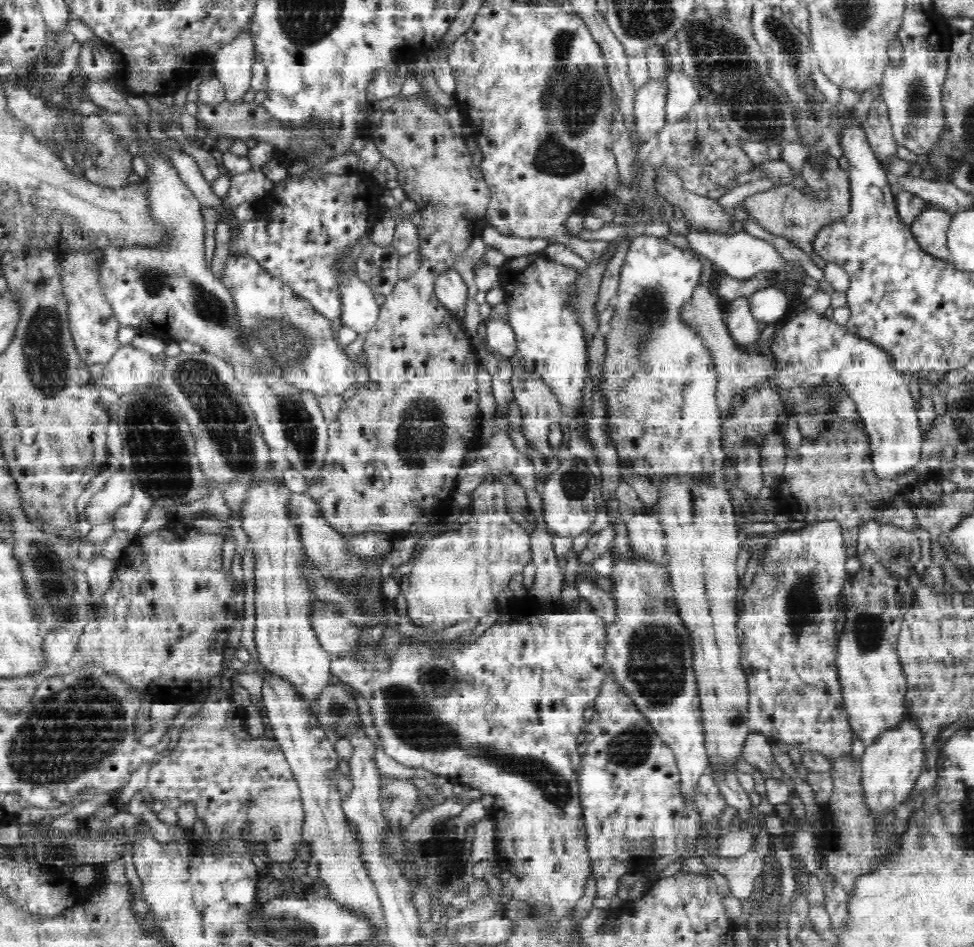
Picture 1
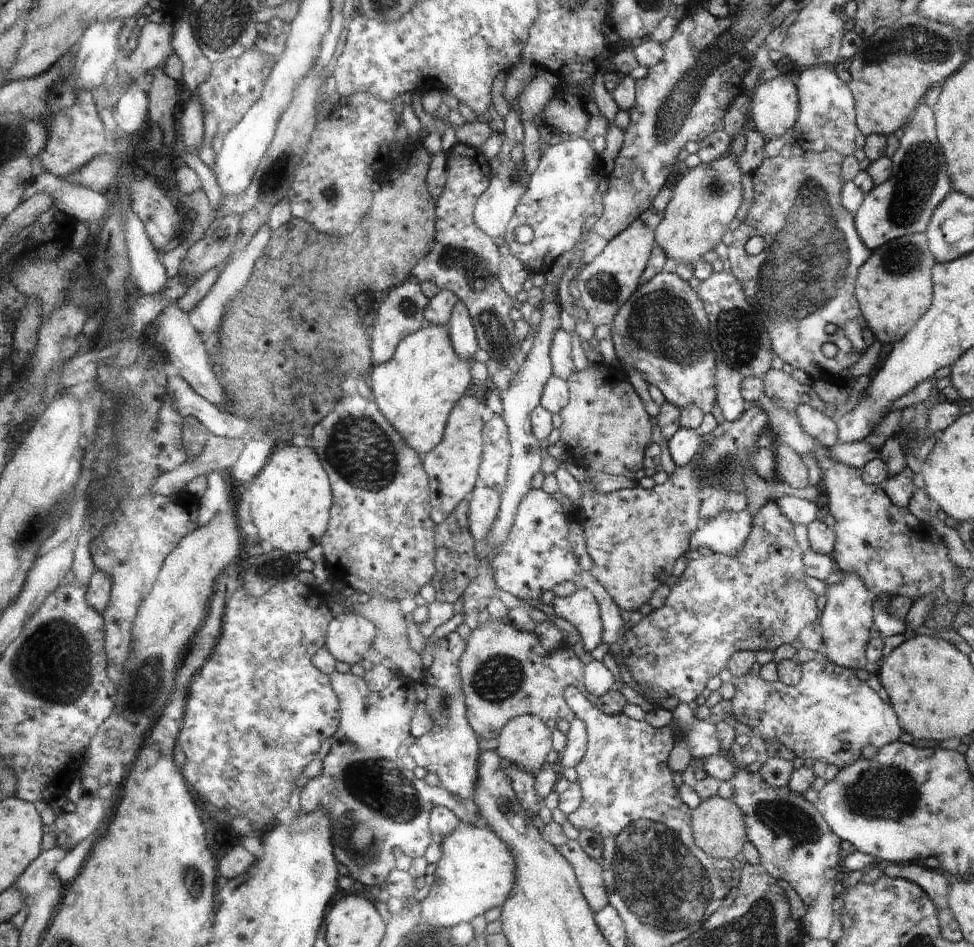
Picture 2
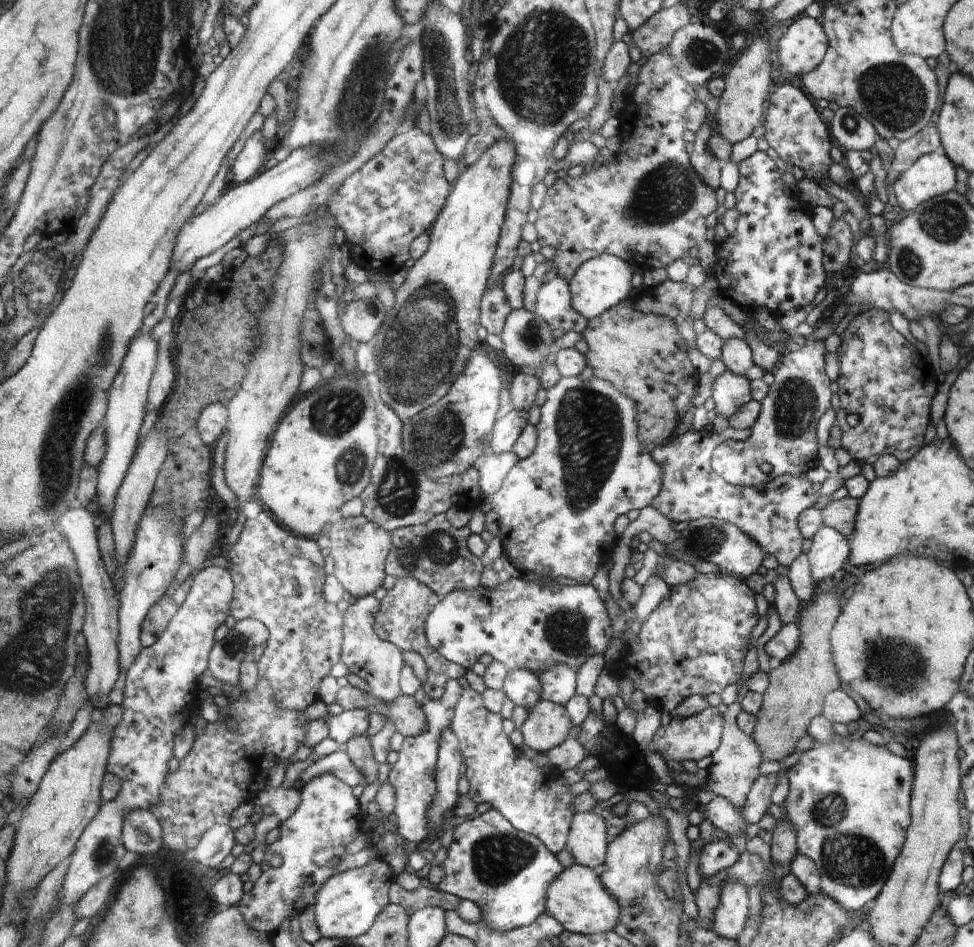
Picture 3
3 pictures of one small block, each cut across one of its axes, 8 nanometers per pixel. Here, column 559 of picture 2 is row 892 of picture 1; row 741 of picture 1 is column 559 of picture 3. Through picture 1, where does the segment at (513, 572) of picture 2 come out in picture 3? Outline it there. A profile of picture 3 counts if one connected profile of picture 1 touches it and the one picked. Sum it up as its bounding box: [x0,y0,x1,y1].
[485,376,663,586]

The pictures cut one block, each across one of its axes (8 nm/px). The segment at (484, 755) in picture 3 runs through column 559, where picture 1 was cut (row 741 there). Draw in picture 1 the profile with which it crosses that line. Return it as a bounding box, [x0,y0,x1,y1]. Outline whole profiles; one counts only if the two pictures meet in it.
[738,522,852,762]

